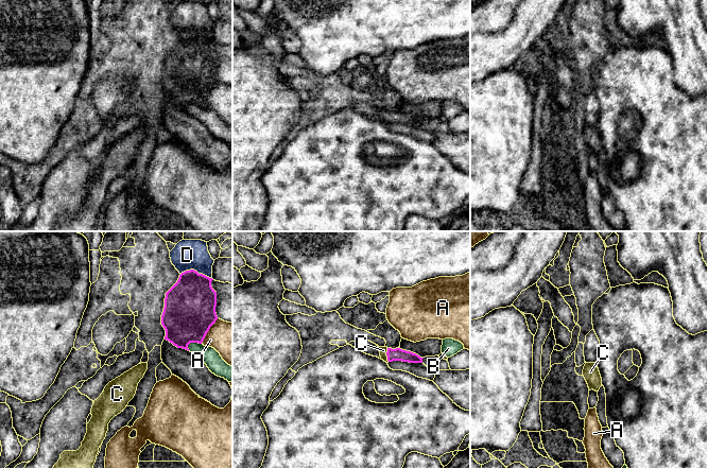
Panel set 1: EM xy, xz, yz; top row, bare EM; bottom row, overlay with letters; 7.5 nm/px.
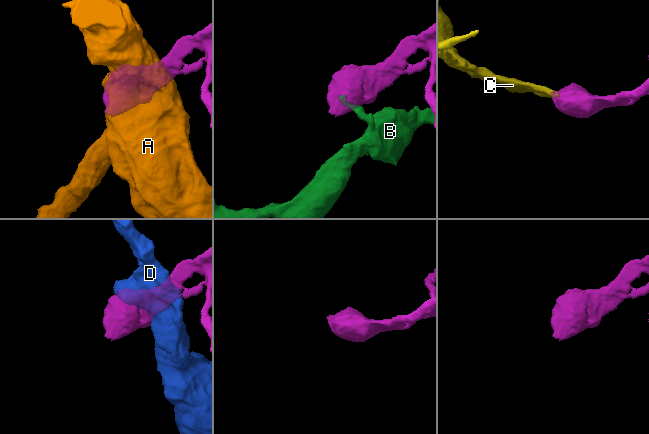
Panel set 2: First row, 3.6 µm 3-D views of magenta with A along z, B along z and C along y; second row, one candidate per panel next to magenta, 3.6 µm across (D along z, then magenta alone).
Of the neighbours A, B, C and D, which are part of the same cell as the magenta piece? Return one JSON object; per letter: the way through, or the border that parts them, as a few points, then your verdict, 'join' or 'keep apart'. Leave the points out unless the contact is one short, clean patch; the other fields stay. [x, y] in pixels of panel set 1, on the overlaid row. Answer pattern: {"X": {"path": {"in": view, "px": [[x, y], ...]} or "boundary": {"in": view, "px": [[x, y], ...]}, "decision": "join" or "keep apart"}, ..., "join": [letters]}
{"A": {"boundary": {"in": "xy", "px": [[218, 318], [201, 343]]}, "decision": "keep apart"}, "B": {"boundary": {"in": "xy", "px": [[201, 343], [190, 343], [187, 348]]}, "decision": "keep apart"}, "C": {"path": {"in": "xz", "px": [[393, 354], [386, 354], [383, 350]]}, "decision": "join"}, "D": {"decision": "keep apart"}, "join": ["C"]}

